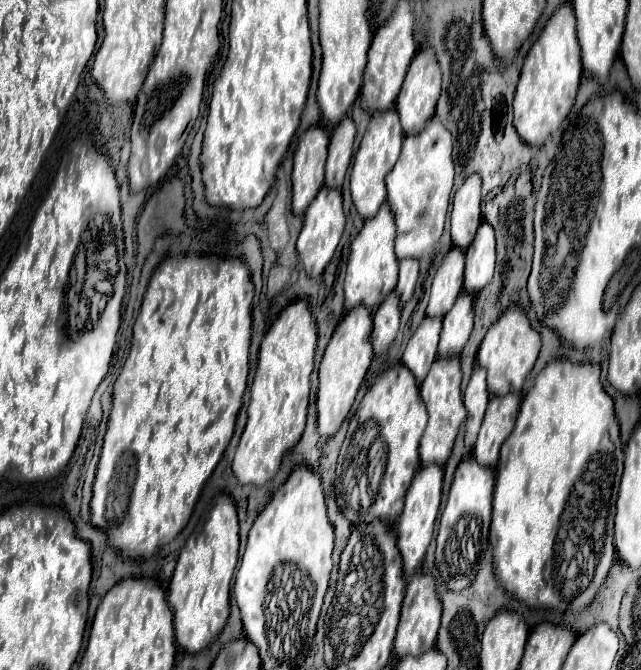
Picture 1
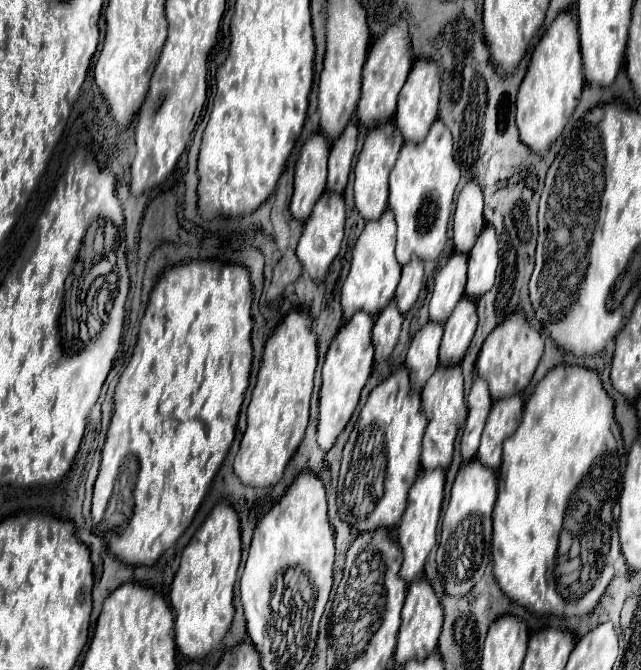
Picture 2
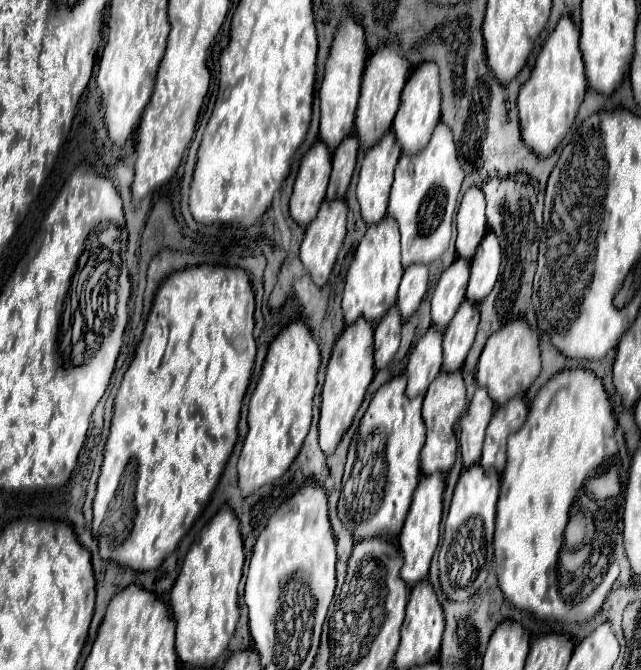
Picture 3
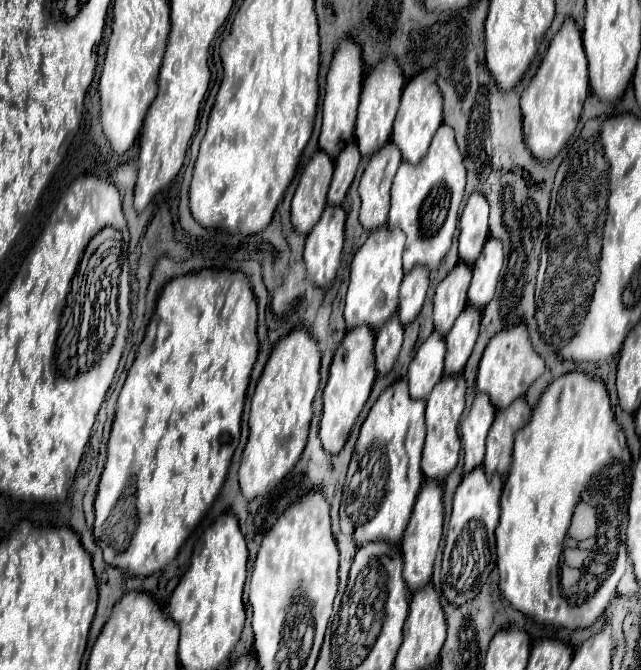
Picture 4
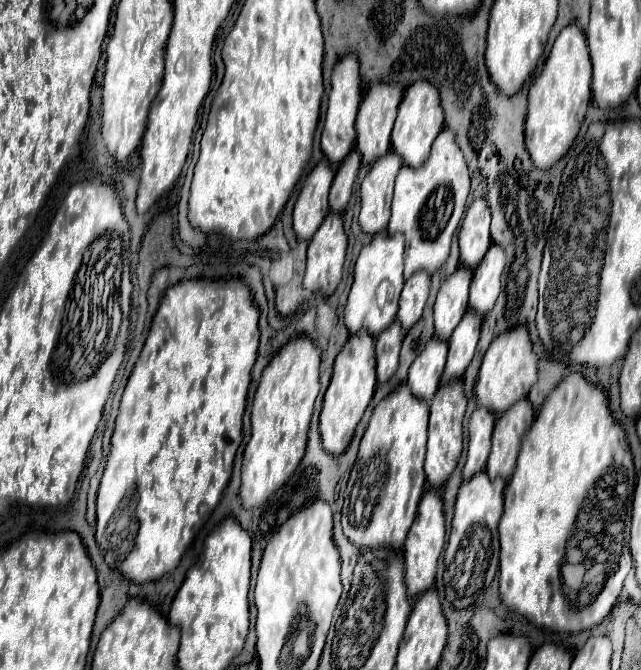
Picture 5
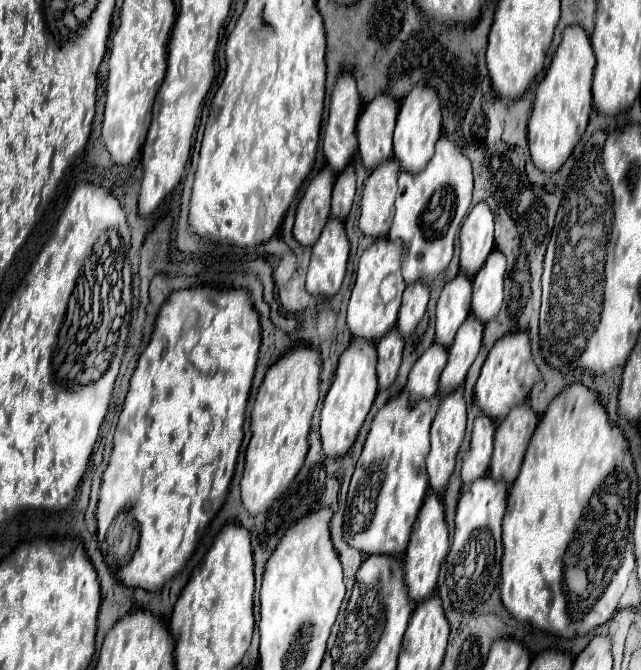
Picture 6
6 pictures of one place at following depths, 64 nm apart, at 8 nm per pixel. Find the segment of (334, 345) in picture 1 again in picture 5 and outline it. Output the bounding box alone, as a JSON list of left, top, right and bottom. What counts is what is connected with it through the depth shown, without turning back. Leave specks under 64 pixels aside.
[320,332,376,456]

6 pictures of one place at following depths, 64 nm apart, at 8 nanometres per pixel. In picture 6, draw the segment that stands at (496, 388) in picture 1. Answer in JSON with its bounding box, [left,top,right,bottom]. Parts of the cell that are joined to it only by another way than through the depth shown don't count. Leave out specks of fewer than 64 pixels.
[474,332,540,420]

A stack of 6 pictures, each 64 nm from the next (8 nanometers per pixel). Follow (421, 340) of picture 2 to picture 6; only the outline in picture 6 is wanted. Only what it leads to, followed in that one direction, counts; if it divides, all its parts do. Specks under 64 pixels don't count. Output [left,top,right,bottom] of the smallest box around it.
[406,342,448,402]

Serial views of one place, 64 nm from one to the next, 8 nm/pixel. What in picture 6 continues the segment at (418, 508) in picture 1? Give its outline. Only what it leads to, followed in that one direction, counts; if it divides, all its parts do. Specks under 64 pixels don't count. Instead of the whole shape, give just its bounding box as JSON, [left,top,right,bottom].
[404,494,450,602]

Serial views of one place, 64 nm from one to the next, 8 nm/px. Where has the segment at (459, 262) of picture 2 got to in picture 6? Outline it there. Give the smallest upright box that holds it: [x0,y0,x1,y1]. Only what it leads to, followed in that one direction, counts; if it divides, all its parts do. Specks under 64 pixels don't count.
[436,270,472,348]

